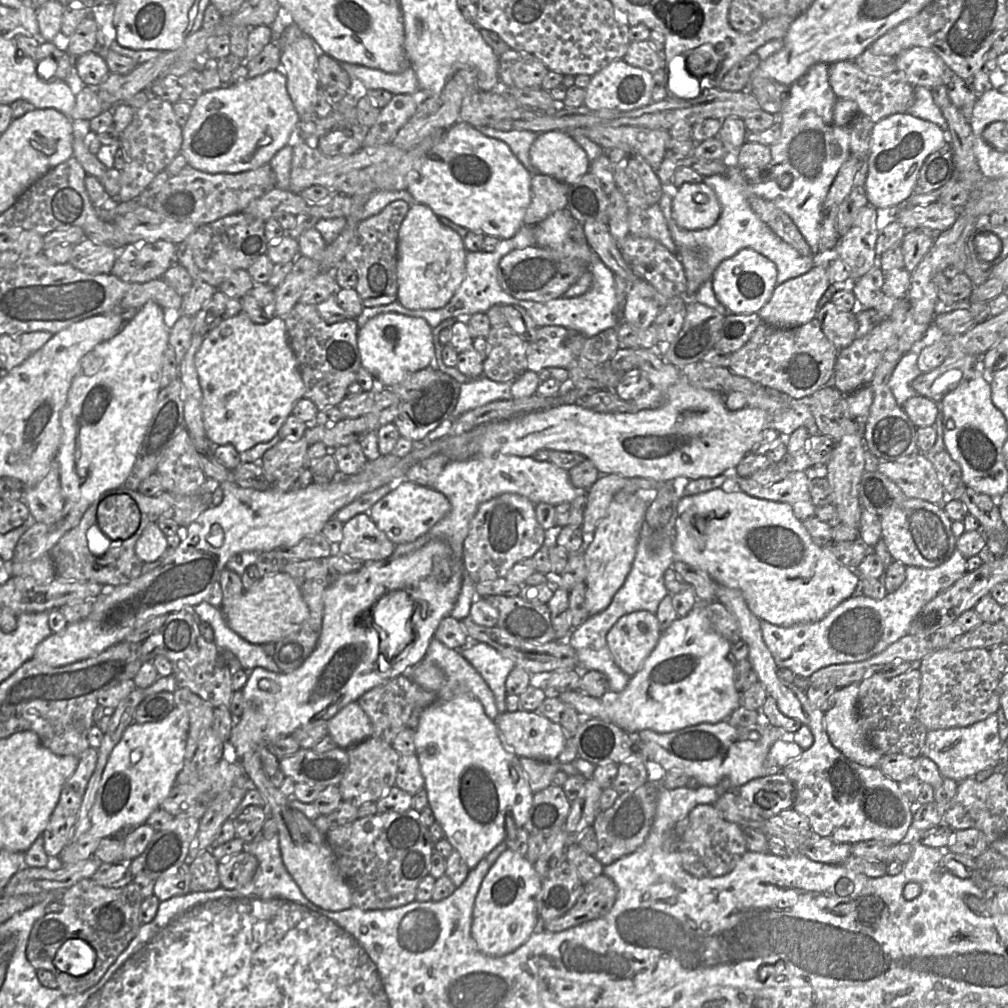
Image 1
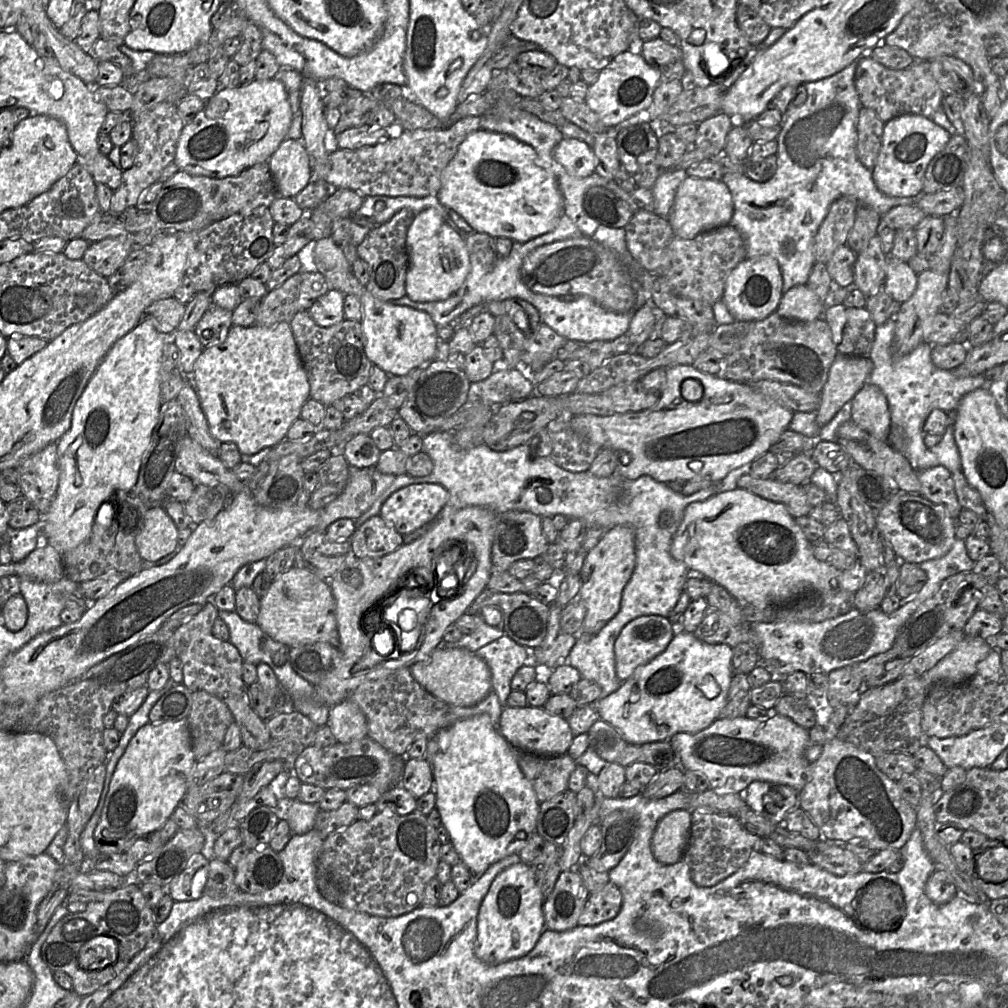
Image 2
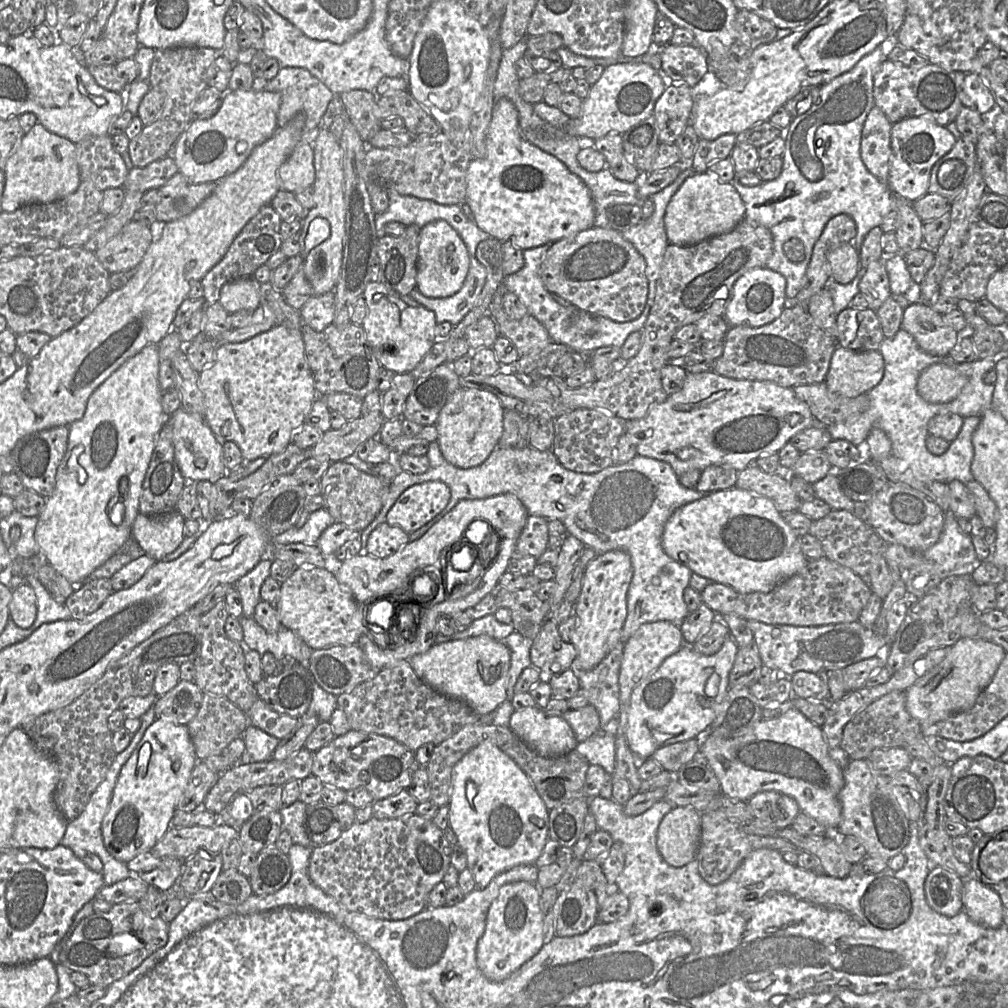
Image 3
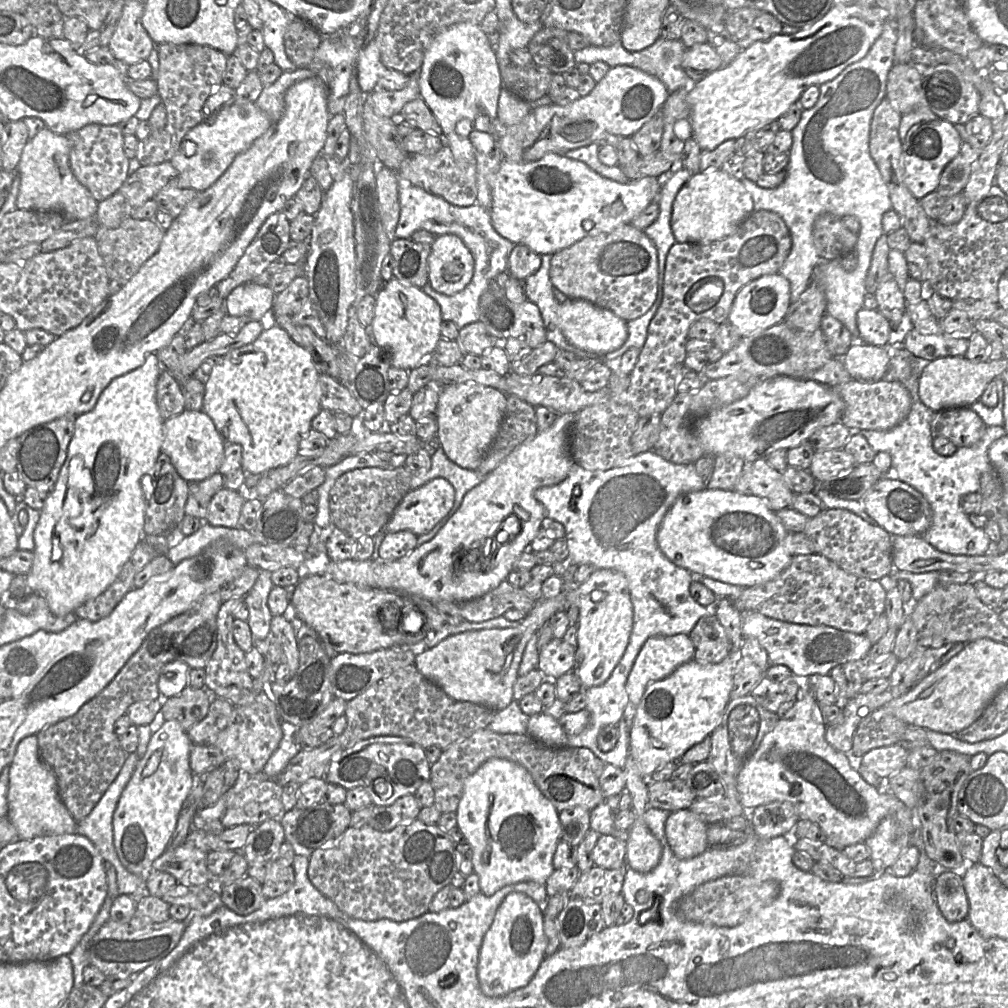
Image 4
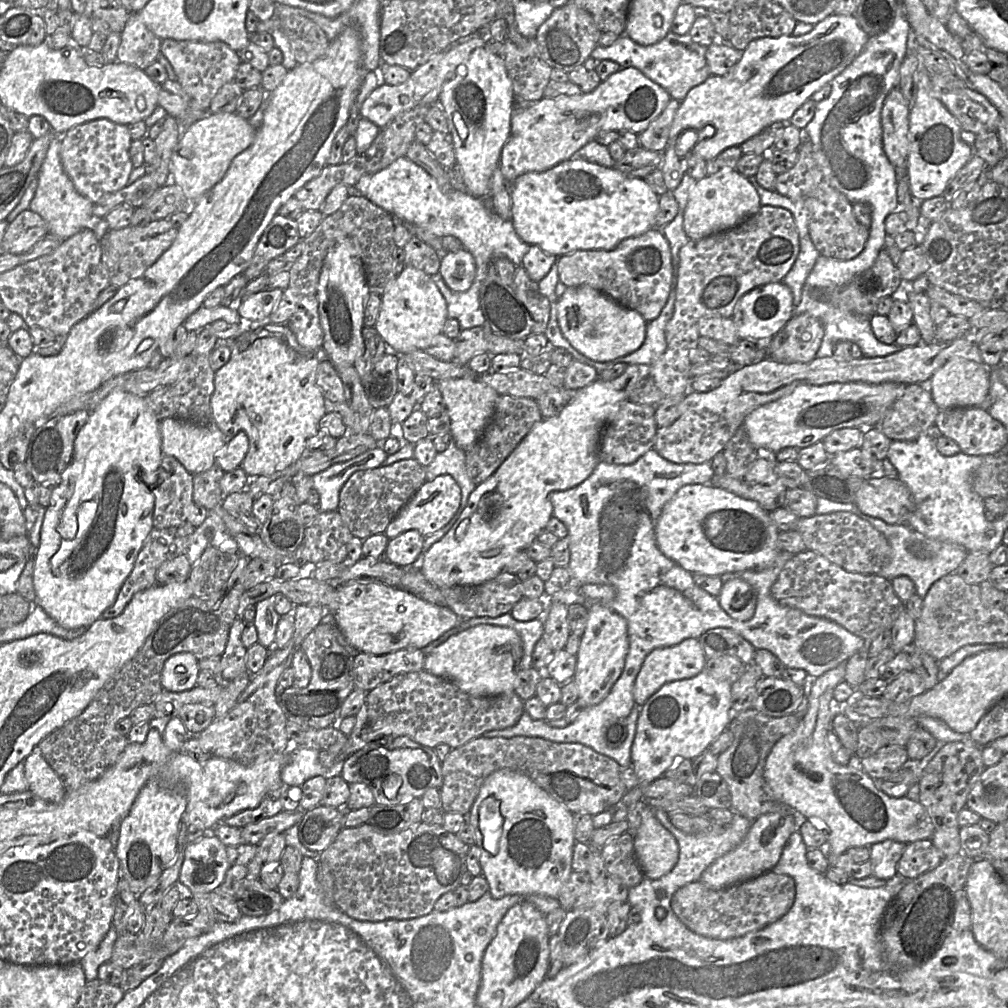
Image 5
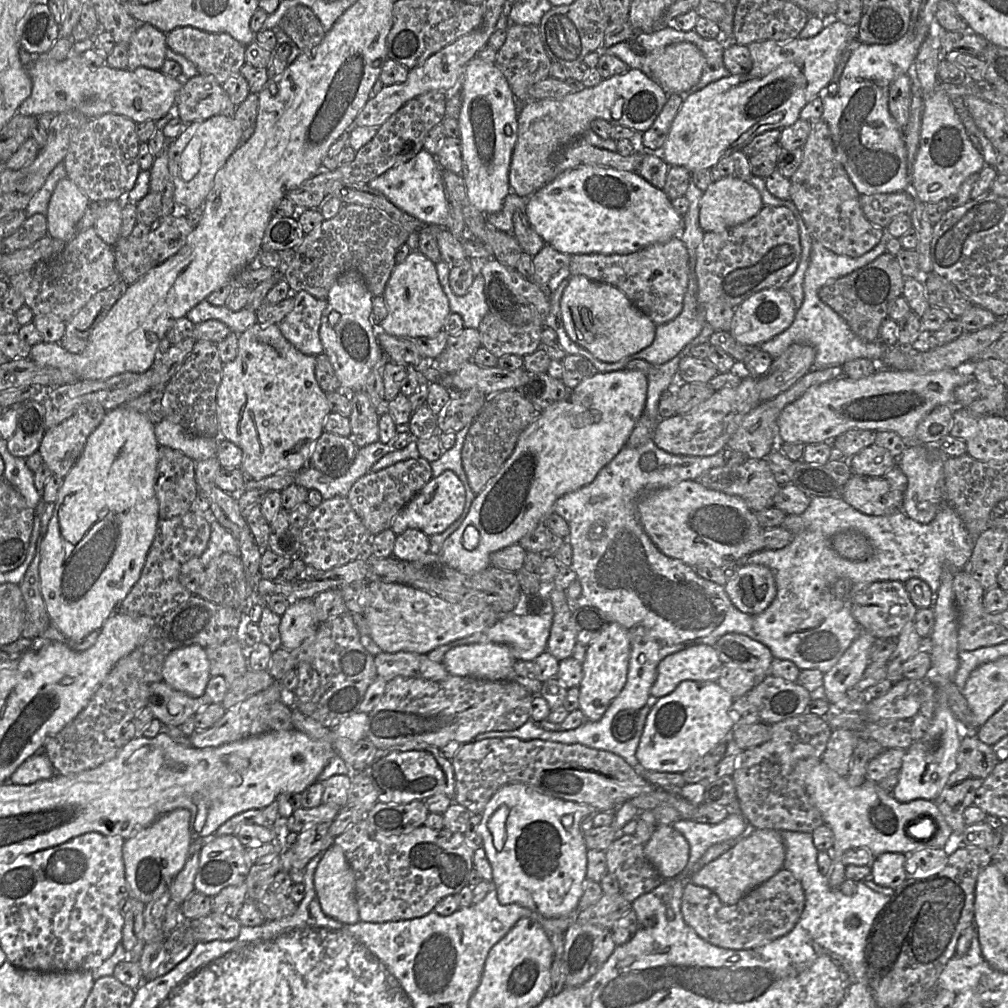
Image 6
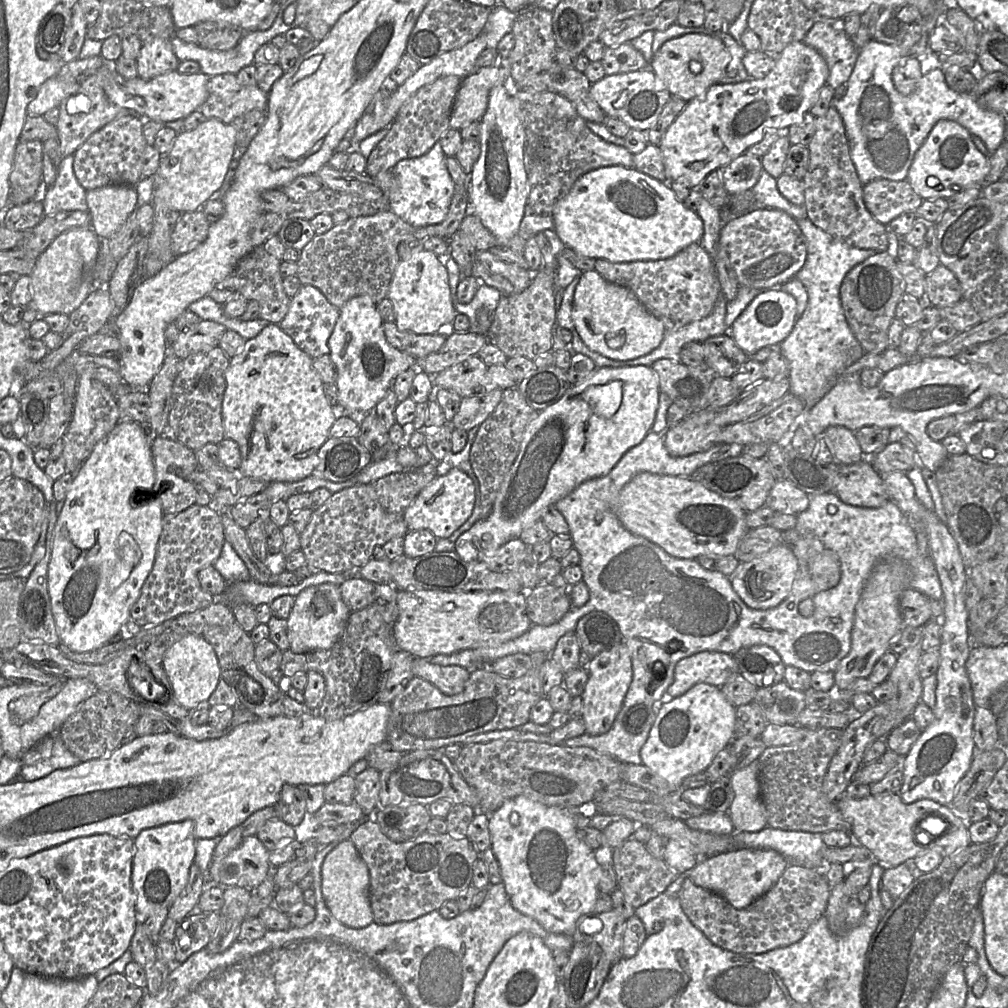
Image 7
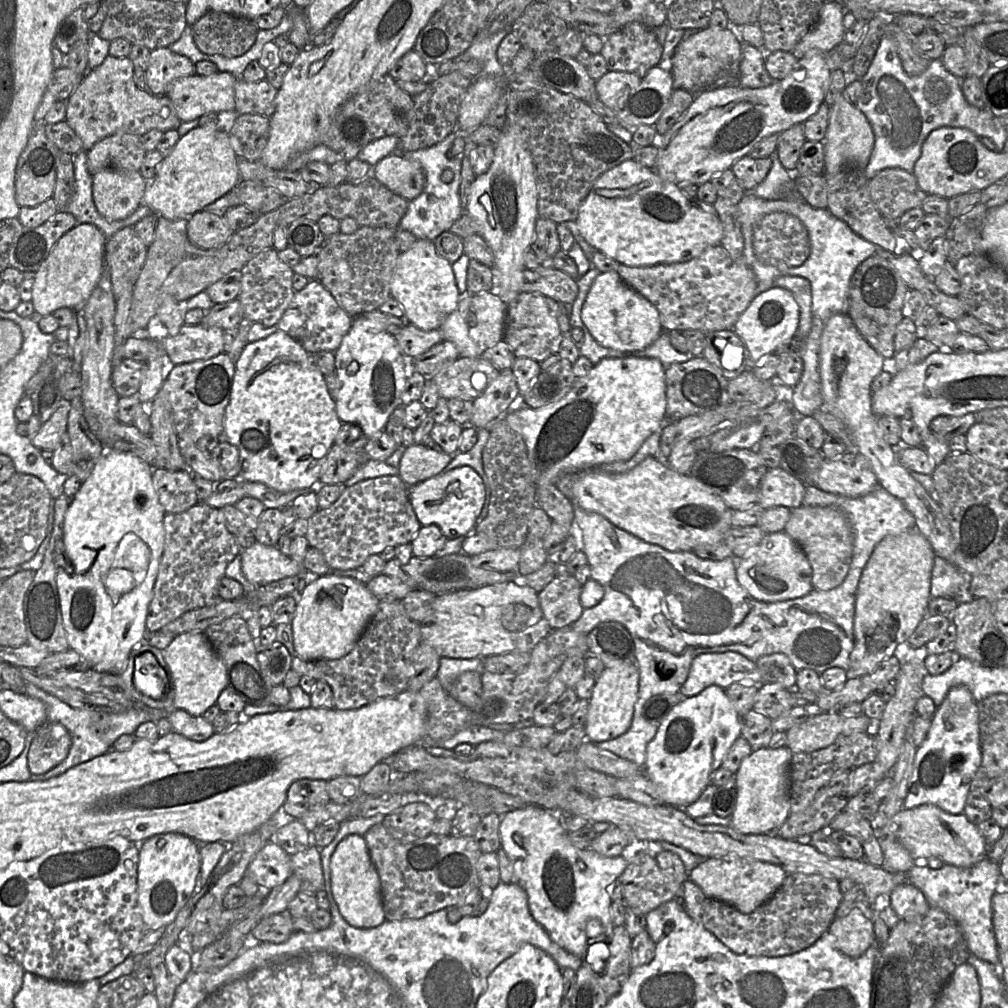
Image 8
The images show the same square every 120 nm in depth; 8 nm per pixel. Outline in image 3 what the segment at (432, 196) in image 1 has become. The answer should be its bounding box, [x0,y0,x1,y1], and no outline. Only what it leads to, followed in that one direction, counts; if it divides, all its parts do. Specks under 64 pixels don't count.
[465,98,594,250]

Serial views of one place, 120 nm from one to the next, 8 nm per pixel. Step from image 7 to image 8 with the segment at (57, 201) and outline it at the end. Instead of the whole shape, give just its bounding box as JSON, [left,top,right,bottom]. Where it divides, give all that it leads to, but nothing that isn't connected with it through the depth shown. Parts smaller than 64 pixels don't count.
[65,151,153,238]

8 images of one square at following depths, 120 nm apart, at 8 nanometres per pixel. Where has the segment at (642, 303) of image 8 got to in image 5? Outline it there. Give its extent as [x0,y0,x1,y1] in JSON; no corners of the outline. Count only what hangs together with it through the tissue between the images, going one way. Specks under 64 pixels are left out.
[556,285,647,362]

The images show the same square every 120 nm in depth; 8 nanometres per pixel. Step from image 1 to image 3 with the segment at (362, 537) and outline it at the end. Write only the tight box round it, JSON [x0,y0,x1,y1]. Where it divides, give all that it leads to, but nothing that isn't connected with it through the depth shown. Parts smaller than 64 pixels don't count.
[363,522,409,558]

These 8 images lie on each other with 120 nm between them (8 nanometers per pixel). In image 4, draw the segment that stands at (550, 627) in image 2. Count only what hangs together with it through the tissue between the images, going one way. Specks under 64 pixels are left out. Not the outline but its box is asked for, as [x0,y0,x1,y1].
[537,638,575,678]

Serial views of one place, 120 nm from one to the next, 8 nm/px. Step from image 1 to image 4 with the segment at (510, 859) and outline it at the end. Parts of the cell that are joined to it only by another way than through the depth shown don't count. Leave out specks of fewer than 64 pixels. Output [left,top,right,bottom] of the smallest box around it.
[479,892,546,997]

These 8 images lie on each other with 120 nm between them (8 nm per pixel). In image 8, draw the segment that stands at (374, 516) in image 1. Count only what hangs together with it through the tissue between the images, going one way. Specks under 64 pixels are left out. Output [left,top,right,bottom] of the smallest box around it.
[409,466,486,539]

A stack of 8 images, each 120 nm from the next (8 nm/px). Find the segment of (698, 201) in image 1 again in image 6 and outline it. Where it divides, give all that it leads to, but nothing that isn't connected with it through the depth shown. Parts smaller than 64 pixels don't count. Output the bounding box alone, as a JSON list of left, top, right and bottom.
[699,177,764,232]

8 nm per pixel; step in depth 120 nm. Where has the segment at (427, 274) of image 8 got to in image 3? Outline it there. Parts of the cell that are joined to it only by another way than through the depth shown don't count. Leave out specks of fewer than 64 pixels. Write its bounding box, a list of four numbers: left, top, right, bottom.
[361,282,438,374]

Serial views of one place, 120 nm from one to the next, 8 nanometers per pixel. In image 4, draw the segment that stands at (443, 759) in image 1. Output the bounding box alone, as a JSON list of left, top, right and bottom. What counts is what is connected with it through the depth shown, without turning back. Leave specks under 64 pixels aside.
[456,759,561,896]

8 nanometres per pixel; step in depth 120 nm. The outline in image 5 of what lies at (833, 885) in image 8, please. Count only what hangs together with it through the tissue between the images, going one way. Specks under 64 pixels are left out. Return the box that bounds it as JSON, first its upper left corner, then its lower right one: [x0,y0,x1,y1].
[671,871,795,940]

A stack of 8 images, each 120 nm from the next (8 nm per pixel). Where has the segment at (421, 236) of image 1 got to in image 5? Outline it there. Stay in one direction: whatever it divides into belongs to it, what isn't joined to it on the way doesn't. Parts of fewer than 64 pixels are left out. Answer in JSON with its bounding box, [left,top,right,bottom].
[439,249,475,292]

